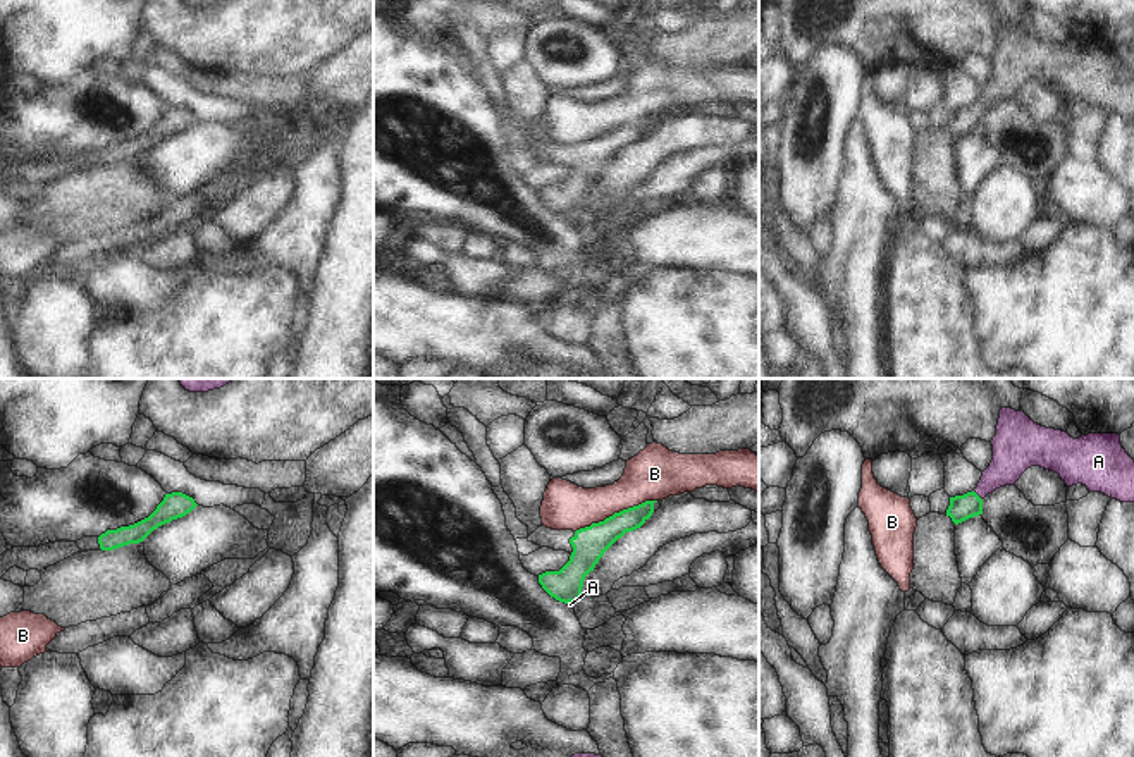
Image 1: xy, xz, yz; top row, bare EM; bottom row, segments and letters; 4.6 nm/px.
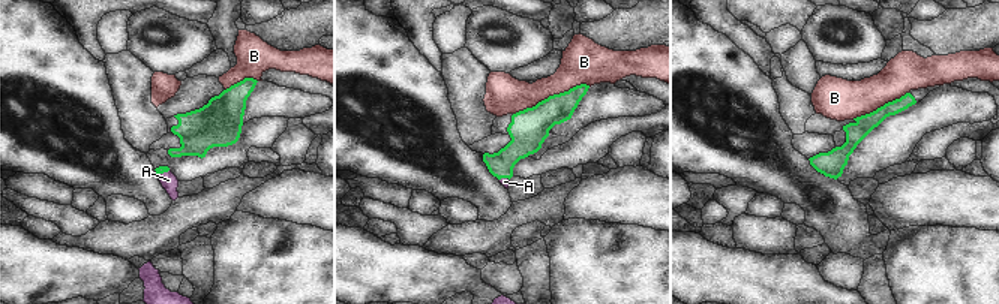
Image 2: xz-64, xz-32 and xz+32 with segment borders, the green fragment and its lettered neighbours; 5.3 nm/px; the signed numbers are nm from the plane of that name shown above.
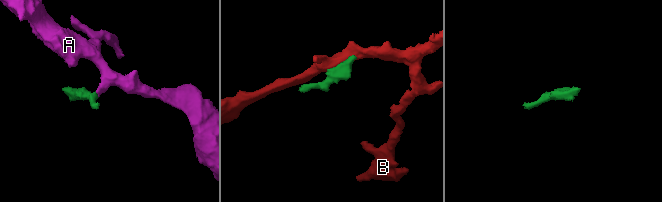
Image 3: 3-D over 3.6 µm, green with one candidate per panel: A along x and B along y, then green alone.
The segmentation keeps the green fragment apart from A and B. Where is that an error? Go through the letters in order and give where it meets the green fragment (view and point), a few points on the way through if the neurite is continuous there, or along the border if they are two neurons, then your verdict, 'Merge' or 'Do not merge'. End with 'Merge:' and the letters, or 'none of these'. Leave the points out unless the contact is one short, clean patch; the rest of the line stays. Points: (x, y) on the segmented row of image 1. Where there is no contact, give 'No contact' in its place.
A: Touches green at yz (978, 496). Path across: yz (966, 506), (978, 496), (1009, 463), (1012, 455). Merge
B: Touches green at xz (615, 513). Boundary: xz (656, 499), (646, 499), (615, 511), (575, 532). Do not merge
Merge: A.

